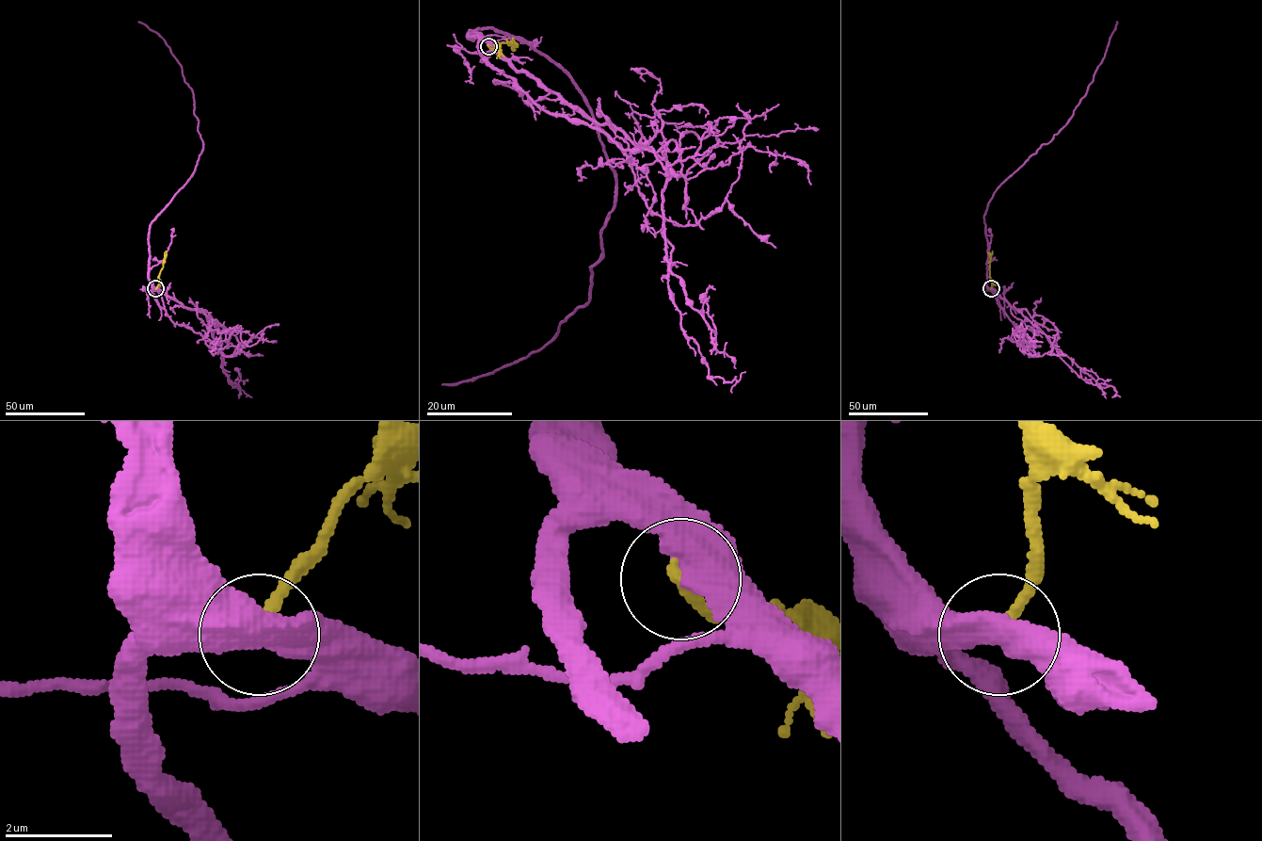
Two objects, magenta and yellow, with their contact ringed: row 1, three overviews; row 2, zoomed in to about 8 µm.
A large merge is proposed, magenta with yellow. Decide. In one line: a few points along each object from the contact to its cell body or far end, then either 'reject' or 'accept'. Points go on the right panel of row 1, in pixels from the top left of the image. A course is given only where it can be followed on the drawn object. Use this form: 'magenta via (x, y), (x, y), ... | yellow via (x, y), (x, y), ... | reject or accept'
magenta via (990, 288), (986, 284), (988, 250), (984, 214), (987, 204), (1003, 183), (1066, 124), (1093, 80), (1117, 22) | yellow via (990, 288), (992, 250) | reject

